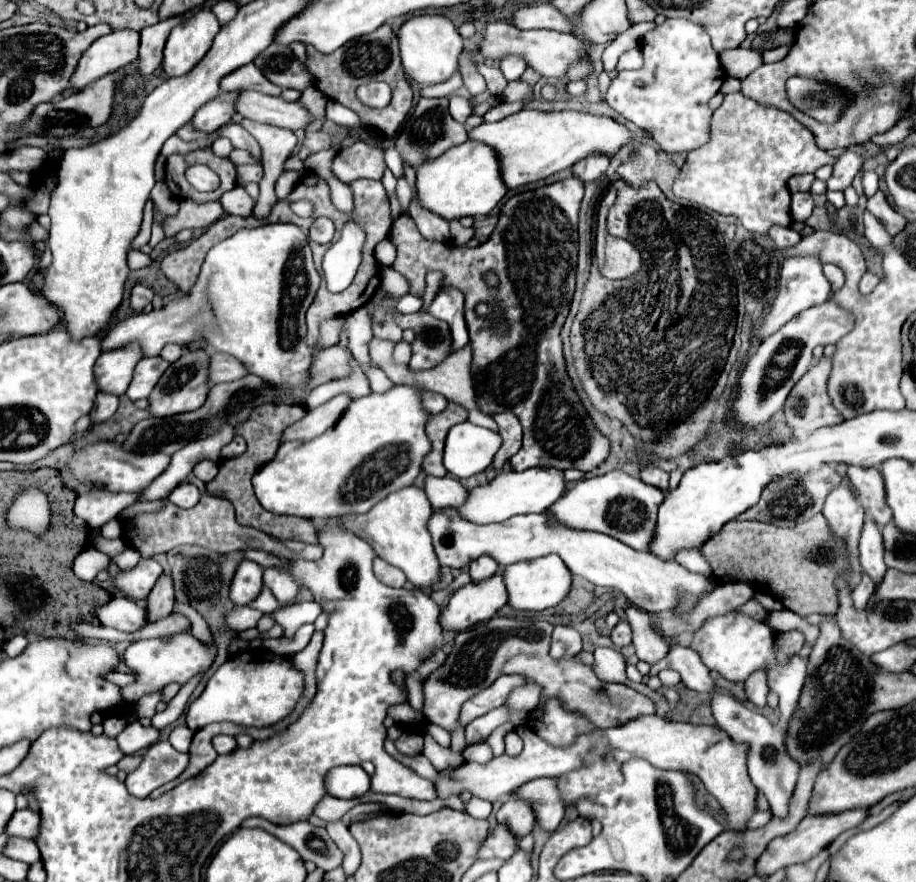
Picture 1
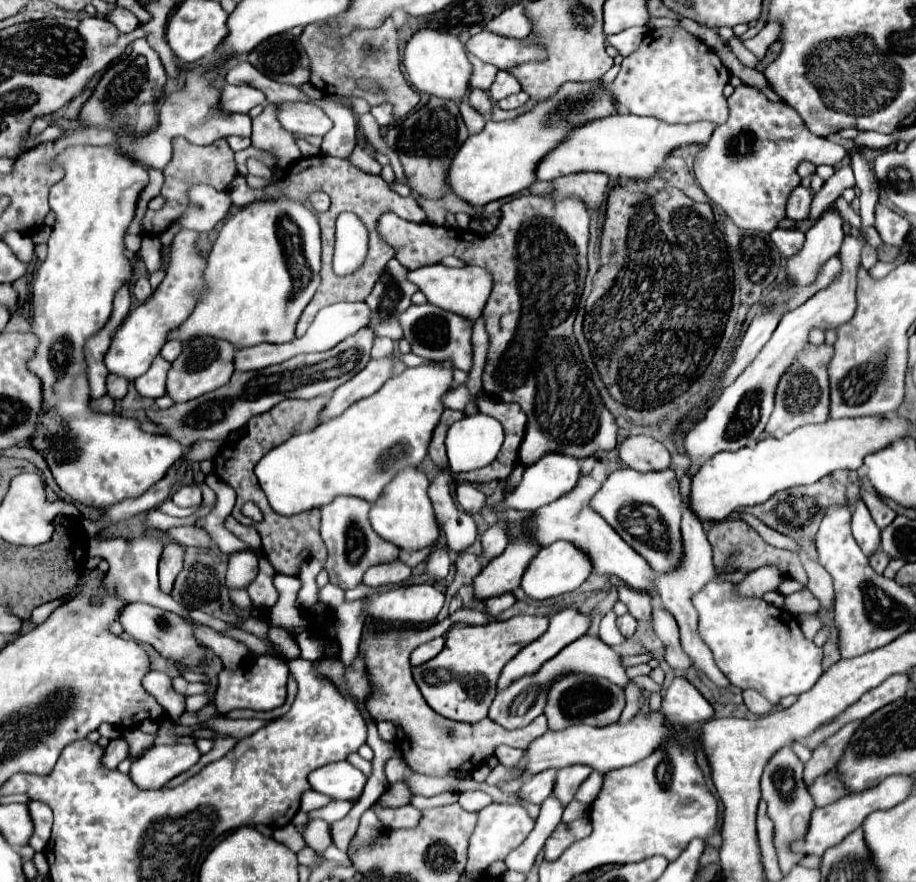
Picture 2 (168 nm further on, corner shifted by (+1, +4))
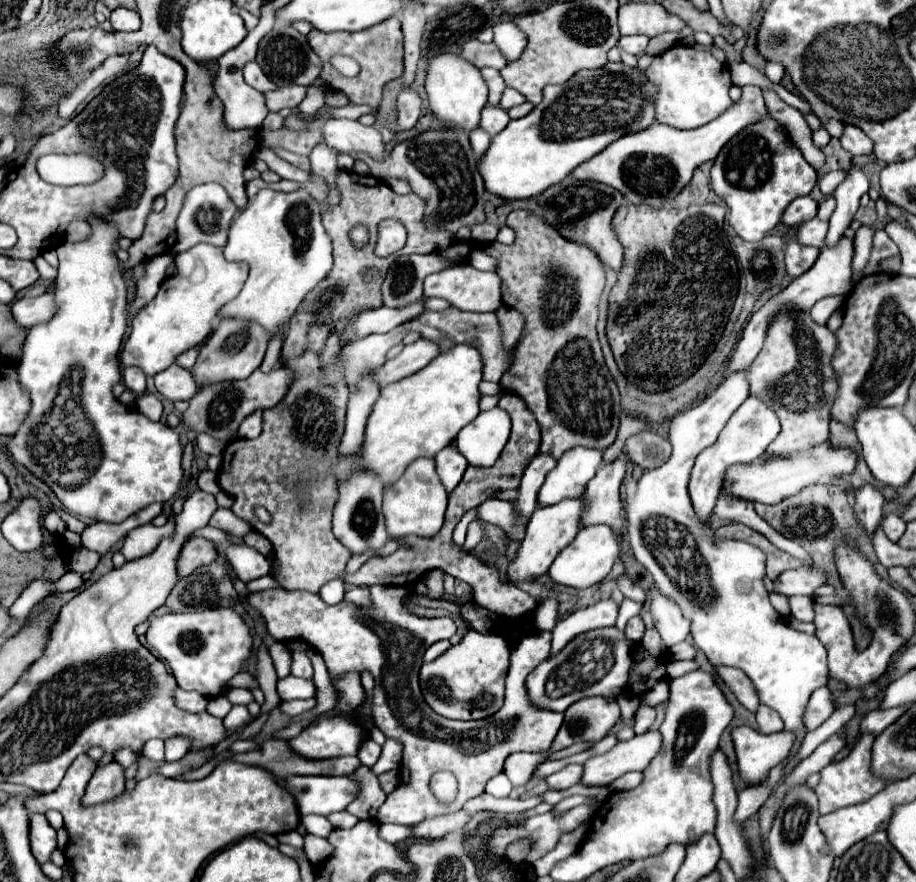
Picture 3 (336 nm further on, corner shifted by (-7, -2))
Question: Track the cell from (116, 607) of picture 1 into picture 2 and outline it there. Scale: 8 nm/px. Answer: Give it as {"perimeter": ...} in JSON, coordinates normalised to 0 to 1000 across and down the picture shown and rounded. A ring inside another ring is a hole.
{"perimeter":[[[143,683],[132,689],[130,705],[132,705],[134,714],[141,721],[145,721],[150,728],[165,730],[171,739],[176,739],[180,746],[184,746],[189,751],[198,751],[202,755],[215,755],[217,751],[222,751],[222,744],[224,744],[222,732],[211,723],[209,710],[204,705],[200,705],[193,696],[180,694],[176,689],[169,689],[169,687],[156,685],[156,683]]]}

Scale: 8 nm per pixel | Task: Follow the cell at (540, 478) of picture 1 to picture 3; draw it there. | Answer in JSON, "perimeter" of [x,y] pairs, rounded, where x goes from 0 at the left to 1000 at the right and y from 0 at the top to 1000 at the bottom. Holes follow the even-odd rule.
{"perimeter":[[[630,506],[617,512],[606,533],[599,535],[597,544],[591,551],[588,574],[602,574],[615,565],[634,565],[643,544],[650,540],[656,528],[658,510]]]}

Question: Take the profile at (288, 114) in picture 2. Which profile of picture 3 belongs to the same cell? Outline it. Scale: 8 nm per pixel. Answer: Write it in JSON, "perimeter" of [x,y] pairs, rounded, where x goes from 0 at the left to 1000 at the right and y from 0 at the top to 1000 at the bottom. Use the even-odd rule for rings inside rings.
{"perimeter":[[[361,134],[353,143],[353,154],[359,166],[377,175],[394,172],[394,175],[403,175],[407,181],[414,181],[414,184],[425,179],[425,170],[414,147],[407,143],[396,143],[388,136]]]}

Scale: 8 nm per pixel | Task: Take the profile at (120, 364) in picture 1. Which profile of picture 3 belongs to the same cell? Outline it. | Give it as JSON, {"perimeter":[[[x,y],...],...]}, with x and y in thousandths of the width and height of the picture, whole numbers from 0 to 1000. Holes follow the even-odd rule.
{"perimeter":[[[215,277],[191,290],[193,311],[180,313],[171,336],[145,361],[143,379],[132,399],[134,415],[152,415],[160,426],[184,417],[195,401],[213,395],[233,376],[233,365],[239,361],[243,345],[254,340],[272,311],[267,297],[250,297],[243,283],[233,277]]]}

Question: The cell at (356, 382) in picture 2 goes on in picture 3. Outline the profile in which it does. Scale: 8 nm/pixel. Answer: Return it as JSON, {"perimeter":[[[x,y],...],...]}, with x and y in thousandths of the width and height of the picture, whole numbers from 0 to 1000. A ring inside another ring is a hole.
{"perimeter":[[[457,383],[455,388],[442,392],[442,397],[420,410],[420,417],[416,417],[416,438],[425,433],[433,433],[447,424],[453,424],[455,420],[464,417],[473,406],[481,401],[479,392],[466,383]]]}

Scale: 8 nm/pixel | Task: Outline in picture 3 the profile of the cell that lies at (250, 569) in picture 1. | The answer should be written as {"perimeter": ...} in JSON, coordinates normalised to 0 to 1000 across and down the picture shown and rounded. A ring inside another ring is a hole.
{"perimeter":[[[267,615],[248,619],[246,633],[265,660],[274,660],[278,655],[285,655],[285,653],[294,651],[294,644],[296,644],[296,637],[287,628],[283,628],[278,621],[270,619]]]}

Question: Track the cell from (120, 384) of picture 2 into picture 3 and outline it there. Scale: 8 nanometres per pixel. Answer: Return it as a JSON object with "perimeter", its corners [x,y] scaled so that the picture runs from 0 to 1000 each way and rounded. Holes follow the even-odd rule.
{"perimeter":[[[134,417],[134,435],[145,442],[147,447],[156,447],[158,444],[158,424],[154,422],[154,417]]]}

